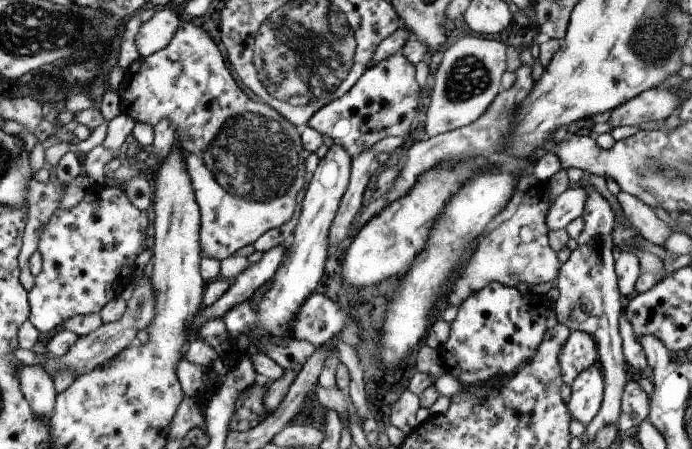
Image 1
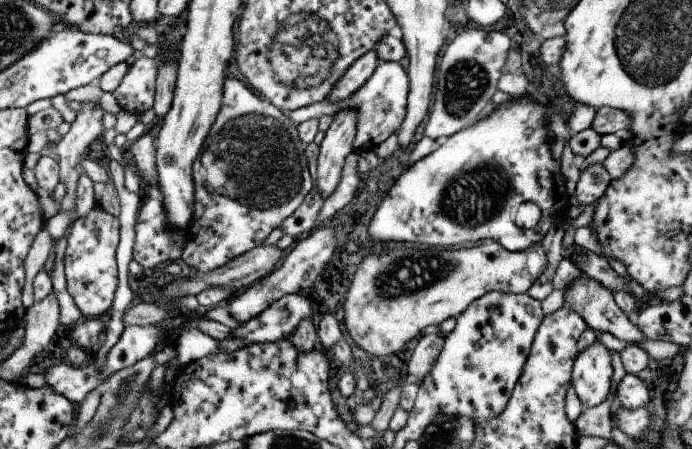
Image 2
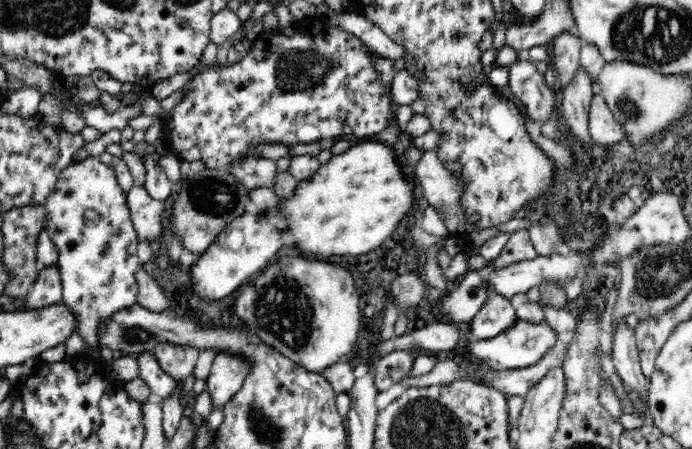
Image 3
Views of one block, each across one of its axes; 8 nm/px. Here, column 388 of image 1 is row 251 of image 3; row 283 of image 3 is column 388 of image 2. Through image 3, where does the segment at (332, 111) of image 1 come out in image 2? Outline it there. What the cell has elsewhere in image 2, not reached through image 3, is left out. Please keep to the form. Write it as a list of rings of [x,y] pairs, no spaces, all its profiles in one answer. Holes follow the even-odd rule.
[[[382,61],[373,70],[373,74],[367,78],[363,86],[353,92],[351,96],[347,96],[341,102],[327,102],[323,99],[318,103],[311,103],[307,106],[296,108],[285,114],[293,124],[301,124],[301,122],[309,119],[318,119],[321,116],[333,116],[339,110],[347,108],[347,110],[355,110],[355,138],[353,139],[352,148],[356,153],[362,155],[364,151],[374,150],[383,140],[389,138],[395,133],[404,117],[406,109],[406,96],[408,93],[407,73],[398,62]]]

